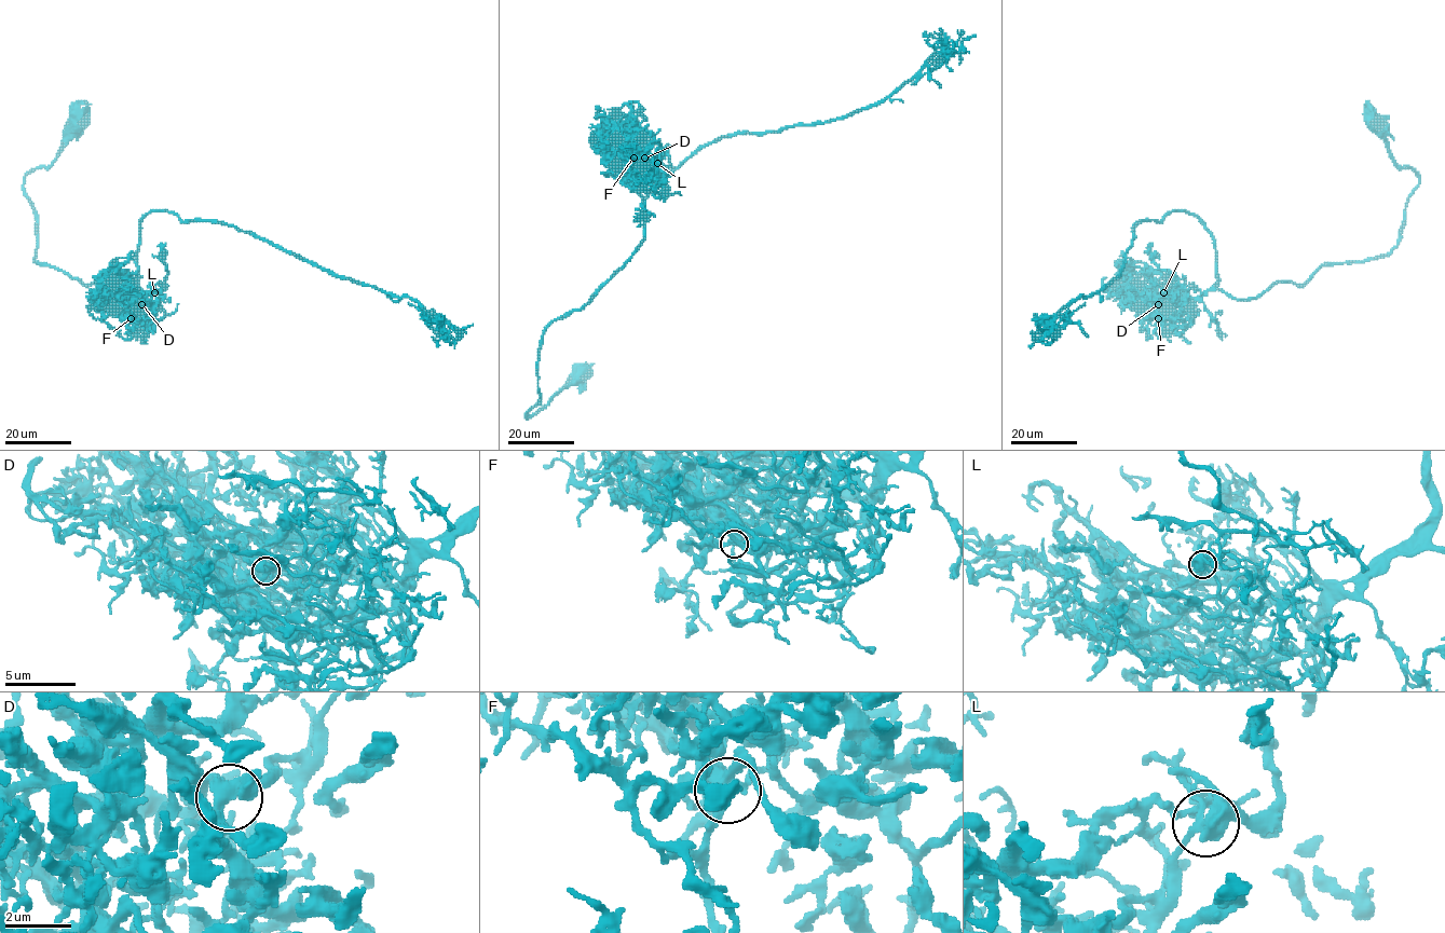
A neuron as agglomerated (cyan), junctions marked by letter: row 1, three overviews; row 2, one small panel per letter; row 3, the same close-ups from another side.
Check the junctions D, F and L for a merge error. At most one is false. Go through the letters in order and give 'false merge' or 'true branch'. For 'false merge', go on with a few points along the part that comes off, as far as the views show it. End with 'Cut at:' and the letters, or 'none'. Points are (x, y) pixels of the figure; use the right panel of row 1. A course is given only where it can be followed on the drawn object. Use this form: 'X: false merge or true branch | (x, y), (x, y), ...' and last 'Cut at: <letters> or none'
D: true branch
F: true branch
L: false merge | (1163, 292), (1170, 285), (1180, 285), (1155, 262), (1148, 243)
Cut at: L

